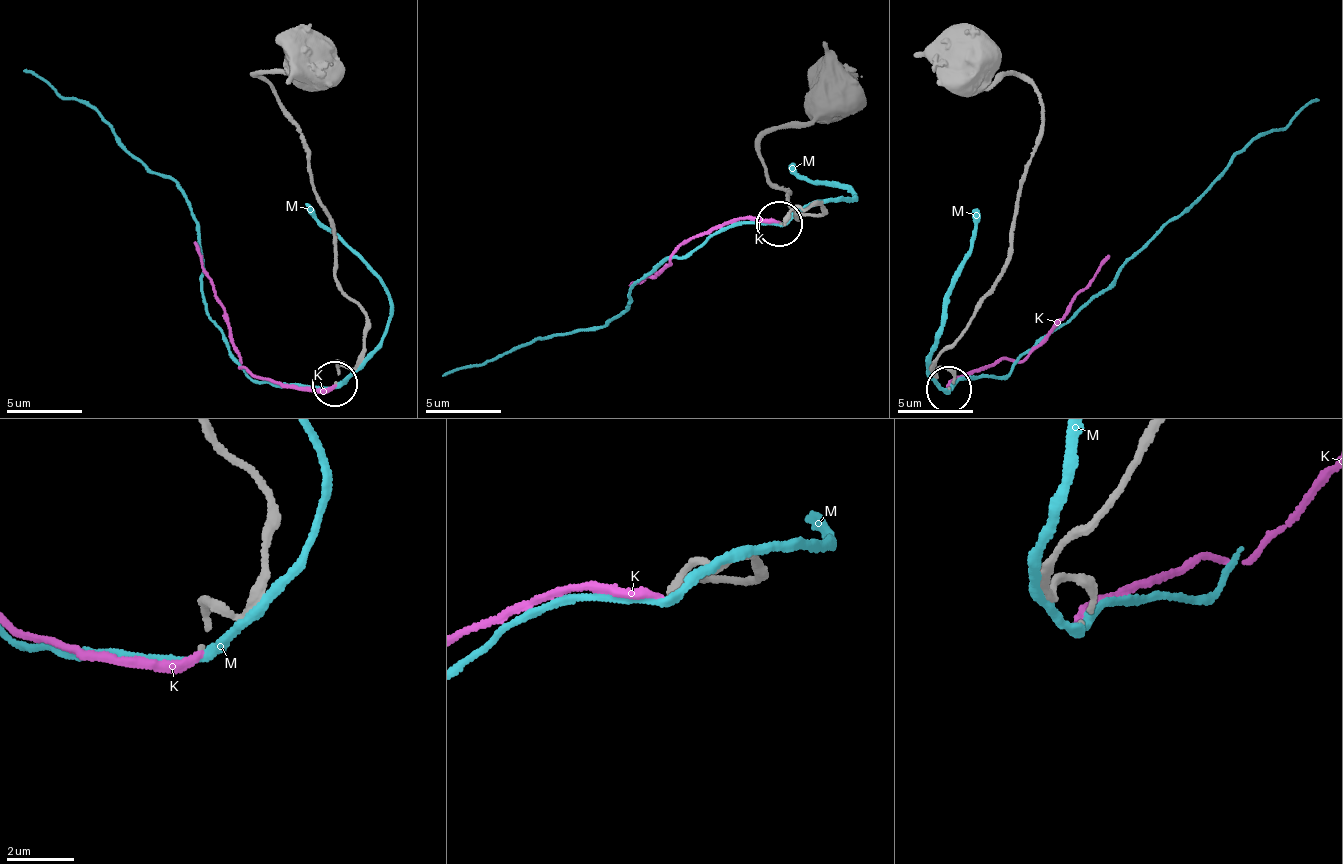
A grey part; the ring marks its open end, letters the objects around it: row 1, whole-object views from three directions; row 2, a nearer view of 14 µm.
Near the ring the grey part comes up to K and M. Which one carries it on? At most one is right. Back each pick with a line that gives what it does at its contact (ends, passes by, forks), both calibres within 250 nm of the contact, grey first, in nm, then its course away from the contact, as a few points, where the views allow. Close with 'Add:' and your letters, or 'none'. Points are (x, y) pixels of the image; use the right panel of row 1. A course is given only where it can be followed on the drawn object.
K: it ends | 100/240 nm | via (949, 390), (957, 374), (1016, 361), (1049, 331), (1108, 254)
Add: K

